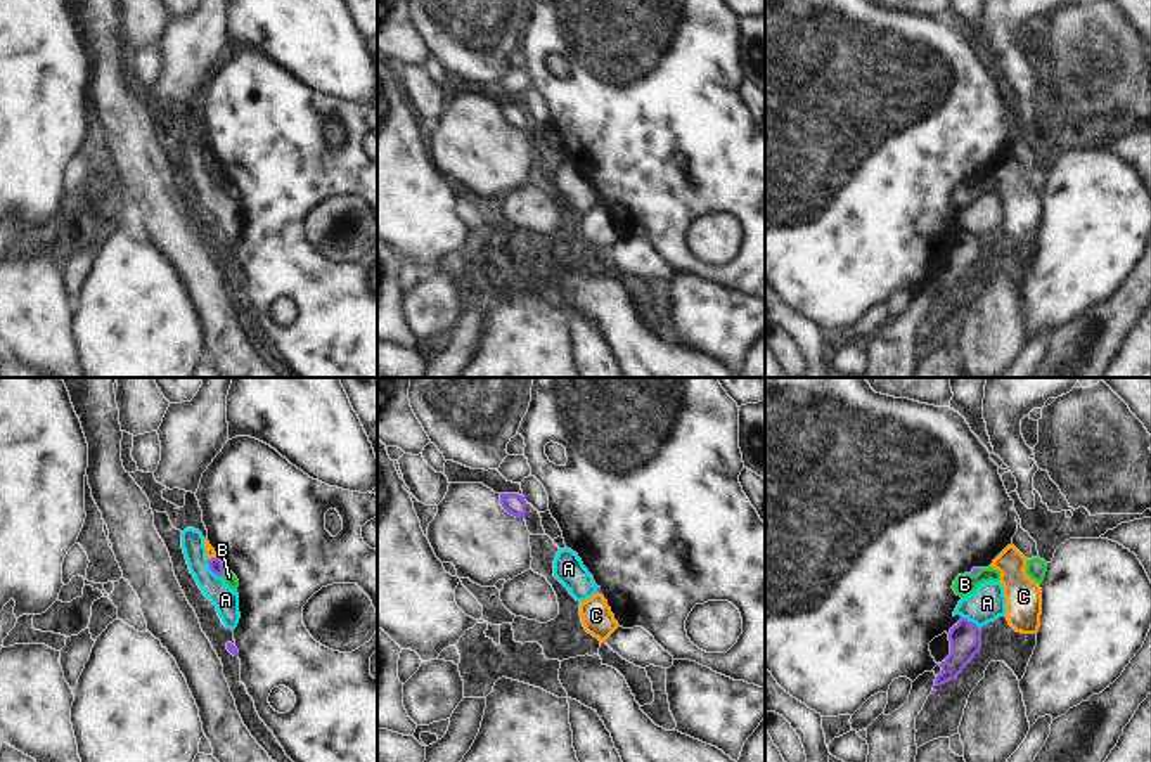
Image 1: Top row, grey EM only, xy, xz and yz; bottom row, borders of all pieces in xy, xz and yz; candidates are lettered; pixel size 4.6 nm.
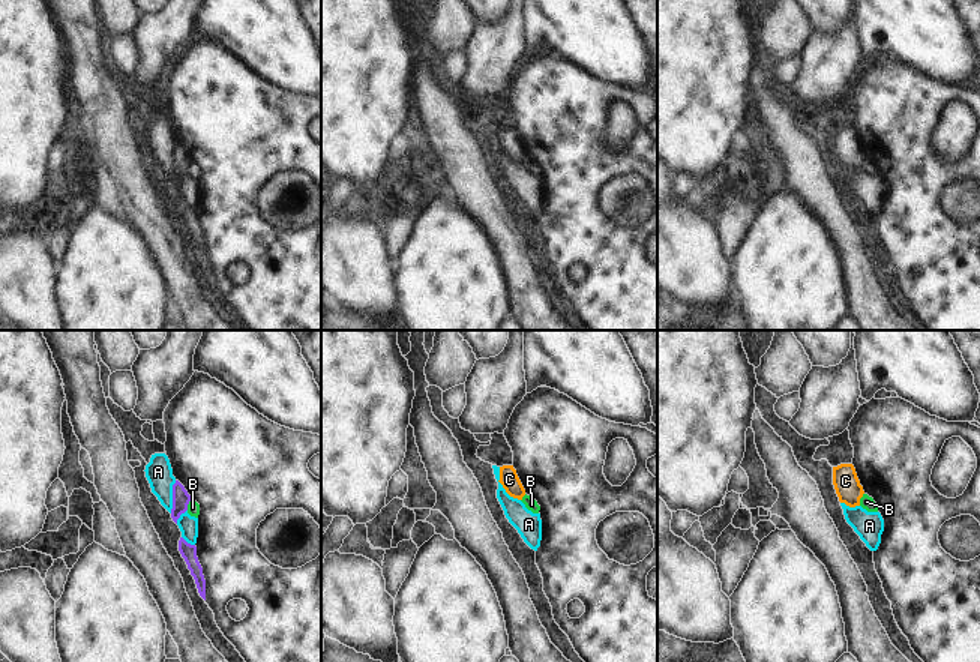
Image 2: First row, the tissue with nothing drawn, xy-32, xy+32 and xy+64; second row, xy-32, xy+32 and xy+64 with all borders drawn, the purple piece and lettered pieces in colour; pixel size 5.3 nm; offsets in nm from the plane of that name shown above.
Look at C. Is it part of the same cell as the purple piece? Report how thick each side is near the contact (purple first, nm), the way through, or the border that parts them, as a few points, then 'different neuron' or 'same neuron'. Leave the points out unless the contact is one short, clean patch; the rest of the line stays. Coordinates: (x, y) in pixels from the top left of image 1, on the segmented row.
70 nm thick on the purple side, 50 nm on the other; border along xy (217, 556), (208, 560); different neuron

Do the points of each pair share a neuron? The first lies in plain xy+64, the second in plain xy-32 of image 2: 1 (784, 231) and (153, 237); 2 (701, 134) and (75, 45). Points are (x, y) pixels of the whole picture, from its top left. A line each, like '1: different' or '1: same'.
1: different
2: different

